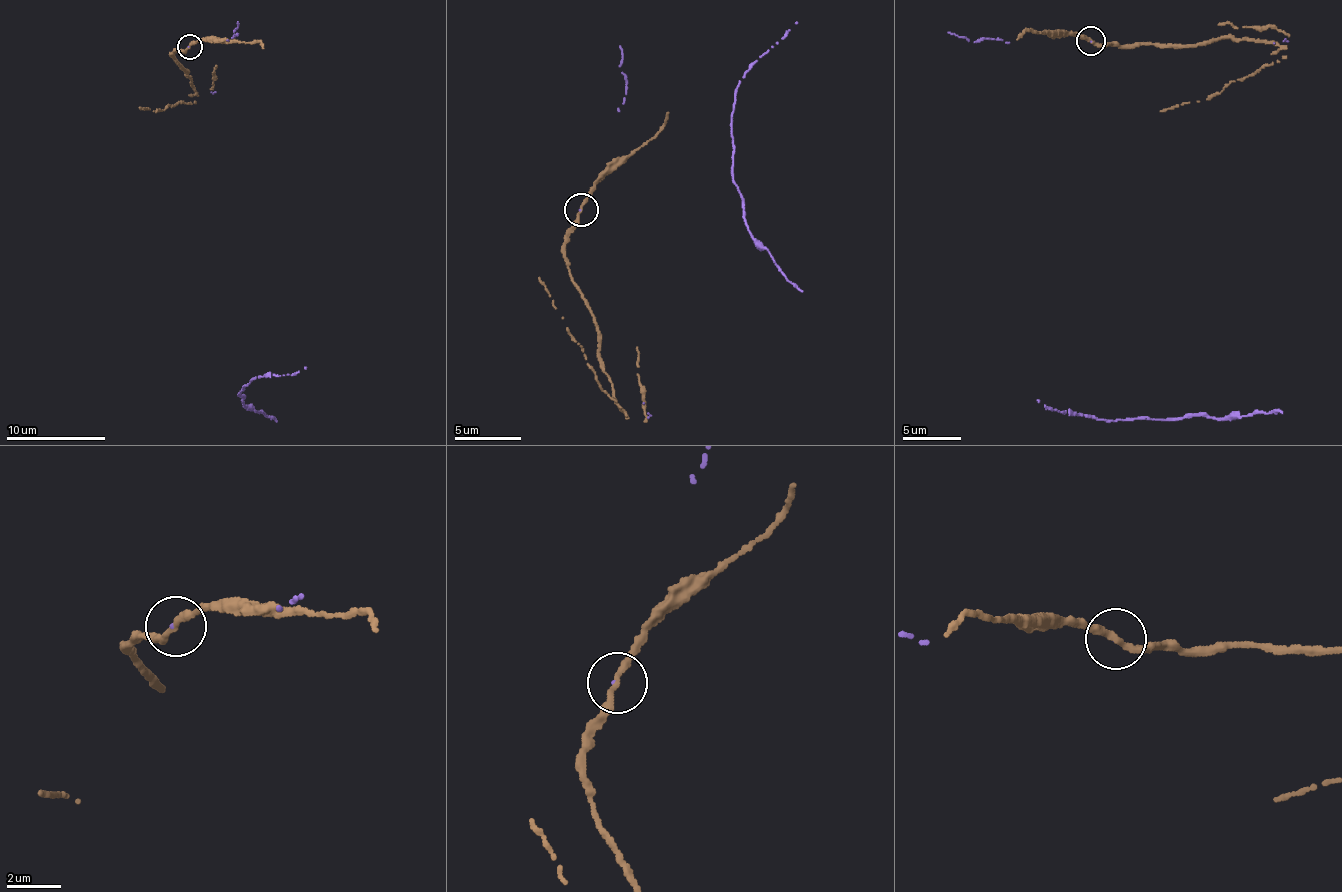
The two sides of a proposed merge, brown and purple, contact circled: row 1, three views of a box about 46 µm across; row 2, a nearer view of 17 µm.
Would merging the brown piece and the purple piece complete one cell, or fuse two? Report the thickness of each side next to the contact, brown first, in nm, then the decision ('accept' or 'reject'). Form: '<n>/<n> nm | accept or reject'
240/50 nm | reject

